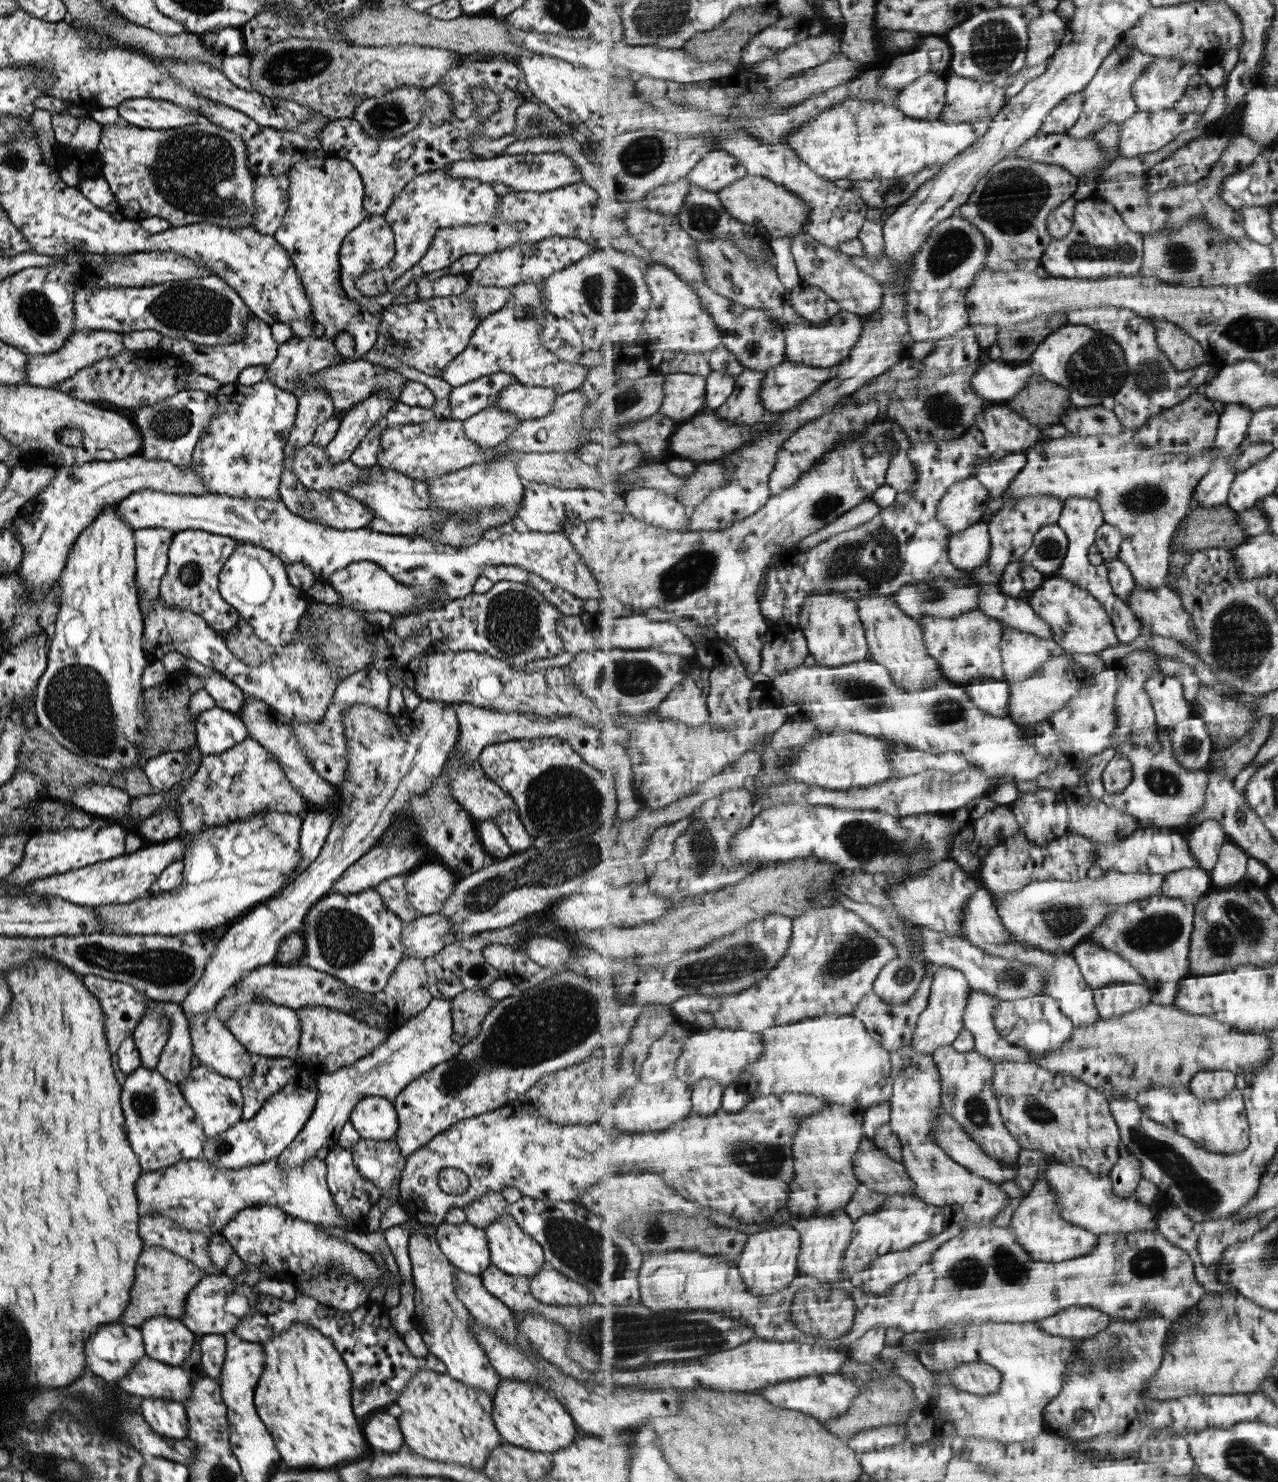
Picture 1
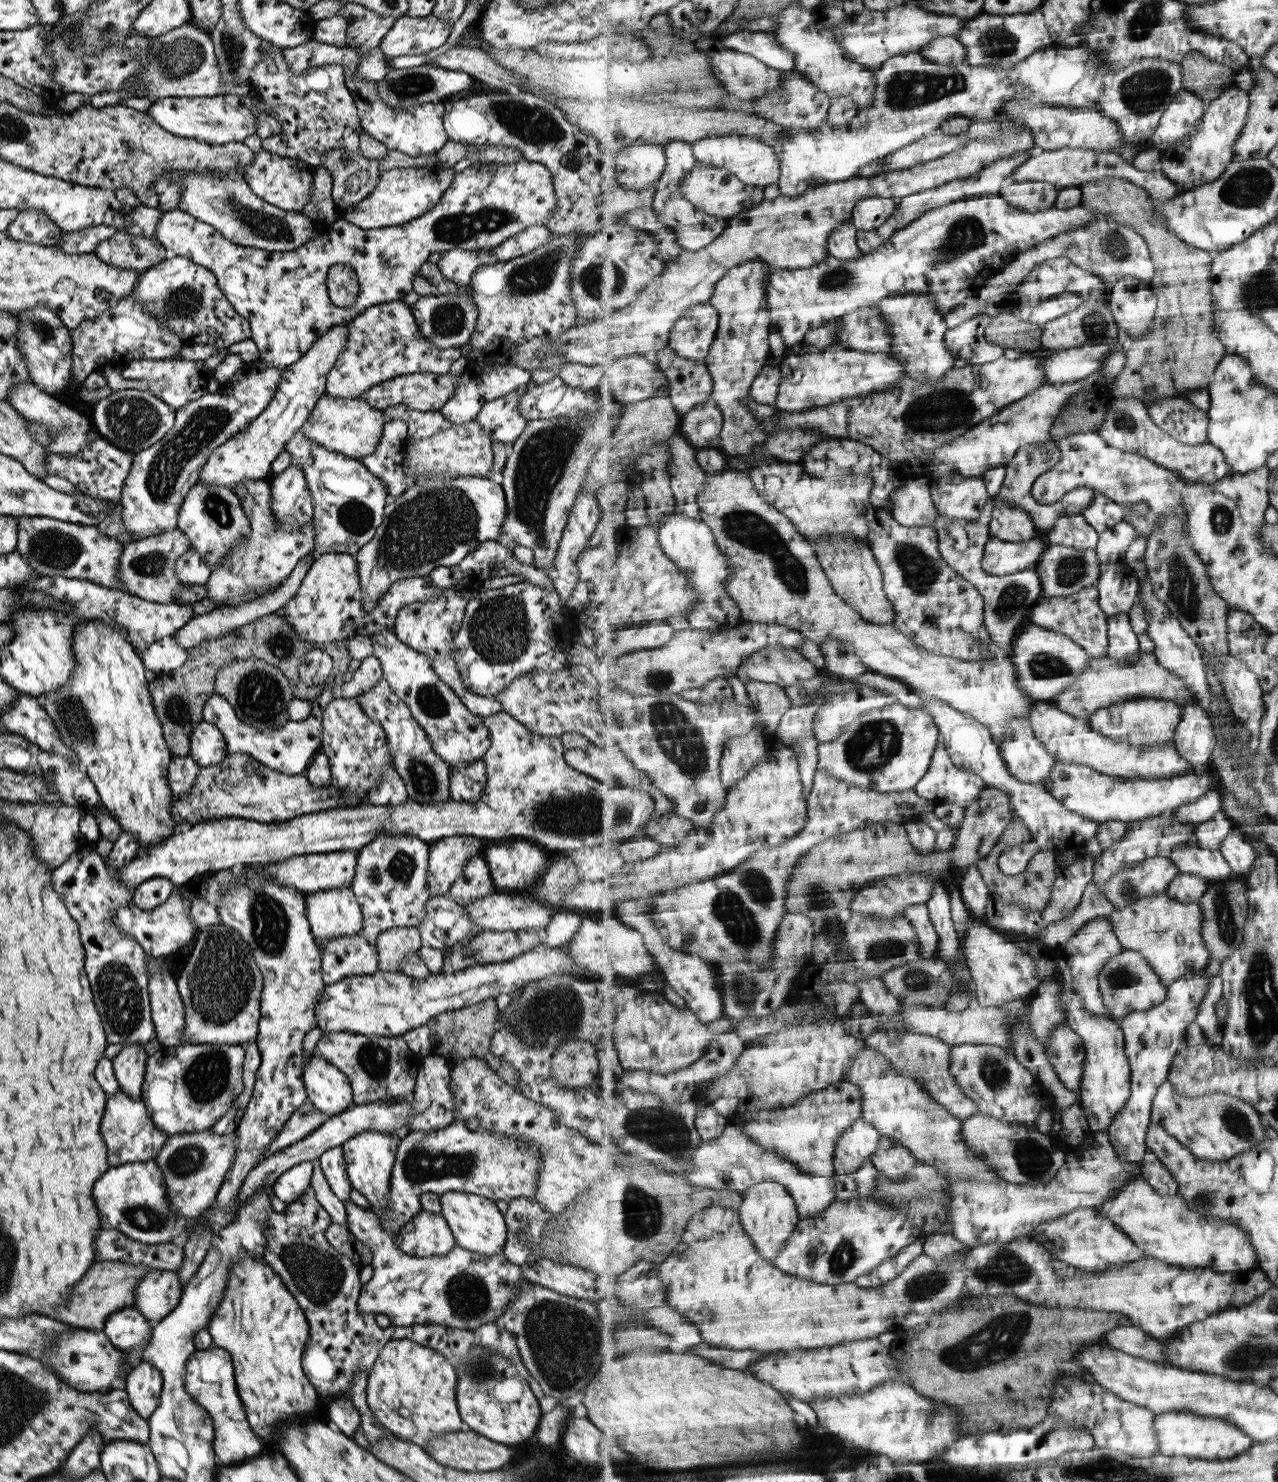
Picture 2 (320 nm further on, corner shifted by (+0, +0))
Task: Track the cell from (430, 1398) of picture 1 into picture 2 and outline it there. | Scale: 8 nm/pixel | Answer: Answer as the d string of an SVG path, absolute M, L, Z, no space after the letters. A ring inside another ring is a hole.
M407 1339L383 1345L366 1374L365 1400L379 1425L401 1441L425 1446L439 1434L463 1430L455 1406L457 1377L440 1352Z

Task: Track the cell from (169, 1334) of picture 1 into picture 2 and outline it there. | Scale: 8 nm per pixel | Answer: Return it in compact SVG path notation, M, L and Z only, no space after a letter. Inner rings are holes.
M123 1307L111 1312L102 1323L101 1331L108 1342L121 1351L139 1346L145 1348L152 1335L151 1321L135 1307Z

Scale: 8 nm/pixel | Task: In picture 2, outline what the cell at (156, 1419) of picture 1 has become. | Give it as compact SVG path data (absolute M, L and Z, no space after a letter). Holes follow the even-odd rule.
M141 1359L130 1368L120 1387L125 1389L131 1408L147 1420L157 1406L162 1378L155 1365Z

